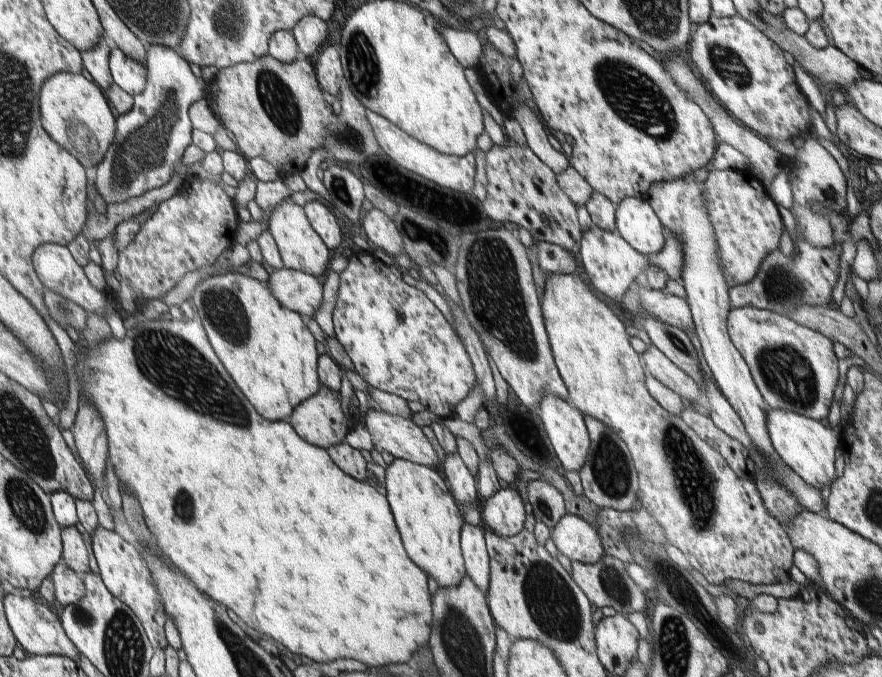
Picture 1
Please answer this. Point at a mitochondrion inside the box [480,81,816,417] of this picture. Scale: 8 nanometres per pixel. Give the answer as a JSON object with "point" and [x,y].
{"point":[782,285]}

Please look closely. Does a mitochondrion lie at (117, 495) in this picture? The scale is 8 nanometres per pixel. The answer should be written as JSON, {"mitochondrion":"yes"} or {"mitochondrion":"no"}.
{"mitochondrion":"no"}

